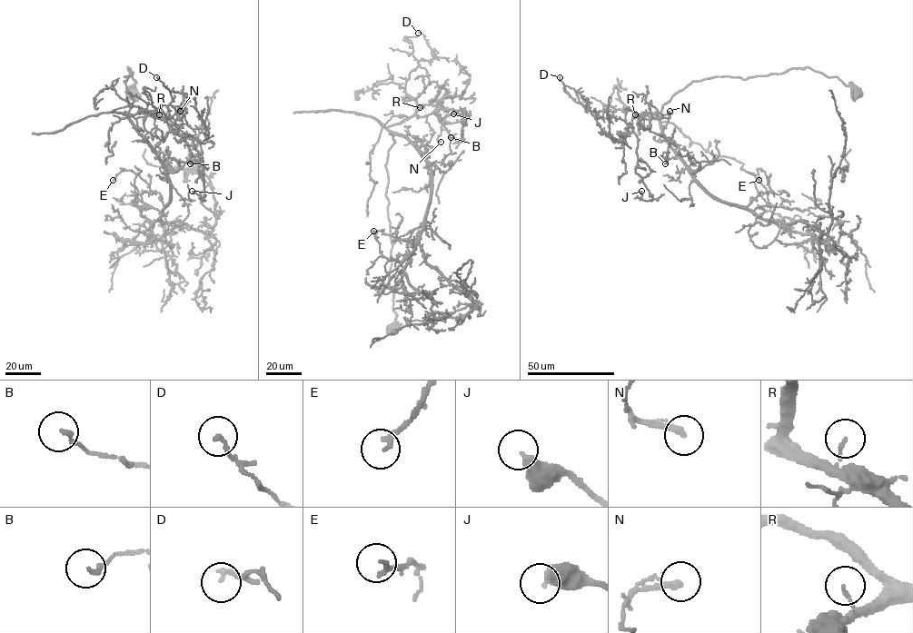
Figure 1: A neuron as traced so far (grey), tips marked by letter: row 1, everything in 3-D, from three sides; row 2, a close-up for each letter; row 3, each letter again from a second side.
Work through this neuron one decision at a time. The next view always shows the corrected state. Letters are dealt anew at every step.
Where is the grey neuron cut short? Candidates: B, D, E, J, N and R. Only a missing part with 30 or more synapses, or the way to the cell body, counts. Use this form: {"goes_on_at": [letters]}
{"goes_on_at": []}

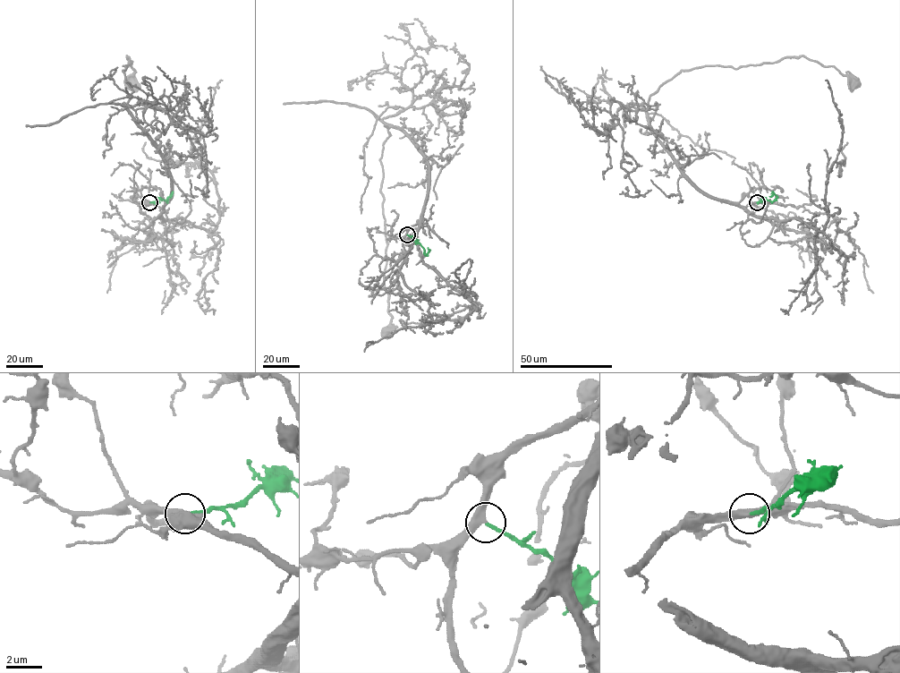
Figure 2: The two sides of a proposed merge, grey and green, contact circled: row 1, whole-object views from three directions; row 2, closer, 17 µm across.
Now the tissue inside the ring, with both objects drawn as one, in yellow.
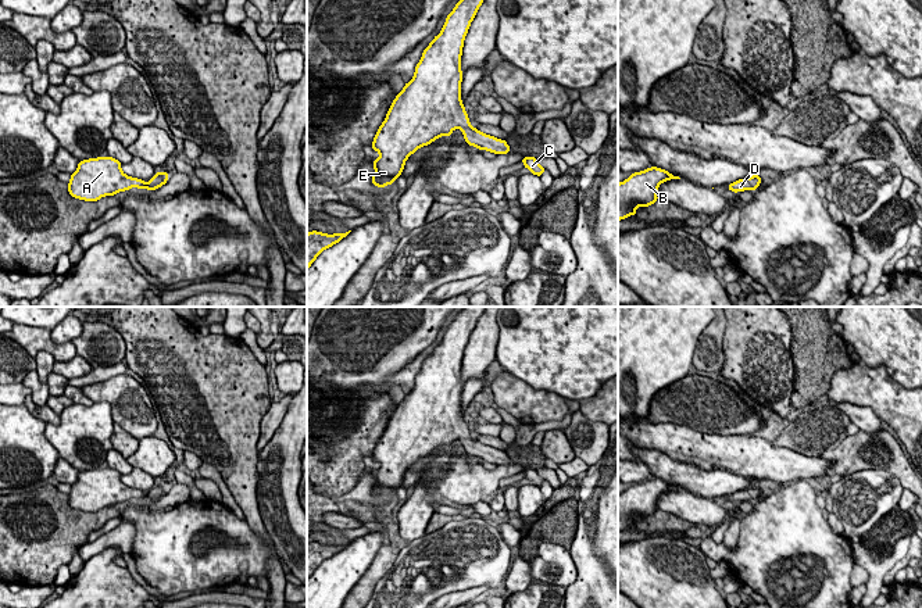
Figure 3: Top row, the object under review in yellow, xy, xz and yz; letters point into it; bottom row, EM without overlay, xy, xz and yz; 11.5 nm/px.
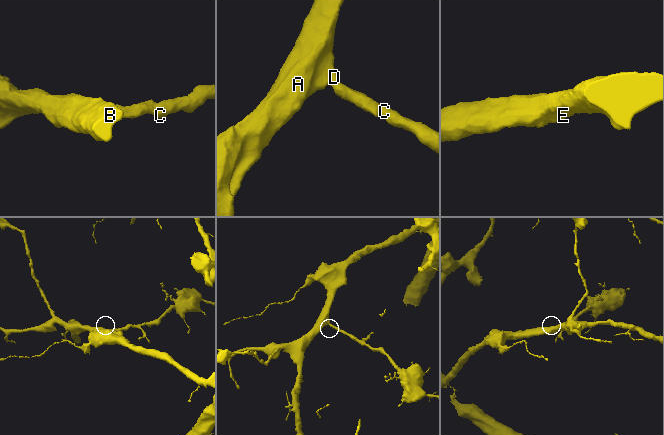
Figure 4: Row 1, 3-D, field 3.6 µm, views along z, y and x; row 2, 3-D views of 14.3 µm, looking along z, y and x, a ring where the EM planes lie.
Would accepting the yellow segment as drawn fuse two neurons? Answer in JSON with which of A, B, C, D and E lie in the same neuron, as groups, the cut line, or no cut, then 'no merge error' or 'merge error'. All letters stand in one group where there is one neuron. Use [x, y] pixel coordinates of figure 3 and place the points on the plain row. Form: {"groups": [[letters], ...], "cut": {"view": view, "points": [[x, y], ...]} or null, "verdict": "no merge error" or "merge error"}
{"groups": [["A", "B", "C", "D", "E"]], "cut": null, "verdict": "no merge error"}

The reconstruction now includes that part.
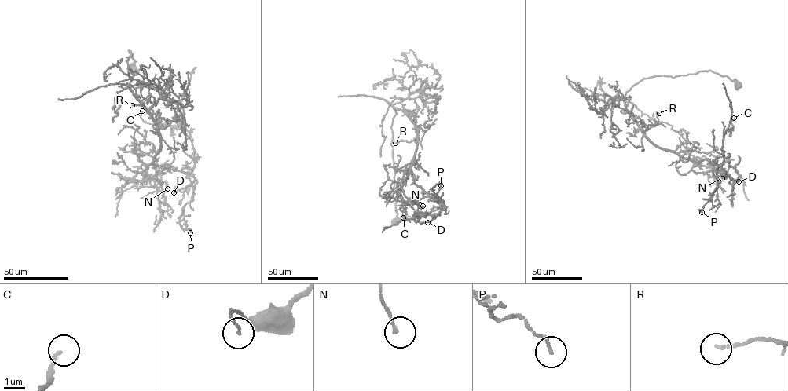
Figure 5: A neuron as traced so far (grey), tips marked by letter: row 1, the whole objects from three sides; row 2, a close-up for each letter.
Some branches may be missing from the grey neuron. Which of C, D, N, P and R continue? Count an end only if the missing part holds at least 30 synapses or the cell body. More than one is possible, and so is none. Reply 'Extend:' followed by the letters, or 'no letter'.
Extend: no letter

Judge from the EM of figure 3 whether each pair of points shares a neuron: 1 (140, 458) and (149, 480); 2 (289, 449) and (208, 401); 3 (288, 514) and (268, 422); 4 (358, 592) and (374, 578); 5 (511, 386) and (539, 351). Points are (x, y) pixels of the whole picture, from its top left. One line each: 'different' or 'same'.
1: different
2: different
3: different
4: same
5: different

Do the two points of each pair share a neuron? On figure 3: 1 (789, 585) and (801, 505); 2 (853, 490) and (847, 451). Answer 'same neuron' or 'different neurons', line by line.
1: same neuron
2: different neurons

